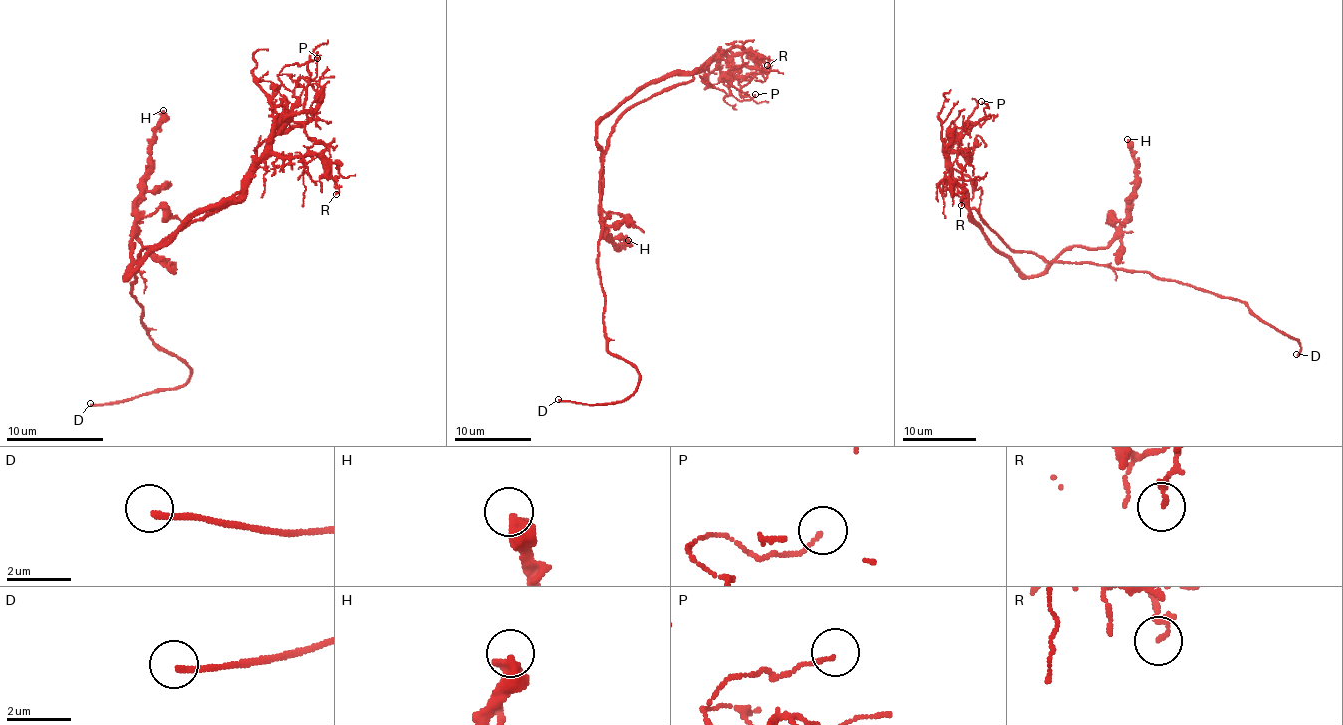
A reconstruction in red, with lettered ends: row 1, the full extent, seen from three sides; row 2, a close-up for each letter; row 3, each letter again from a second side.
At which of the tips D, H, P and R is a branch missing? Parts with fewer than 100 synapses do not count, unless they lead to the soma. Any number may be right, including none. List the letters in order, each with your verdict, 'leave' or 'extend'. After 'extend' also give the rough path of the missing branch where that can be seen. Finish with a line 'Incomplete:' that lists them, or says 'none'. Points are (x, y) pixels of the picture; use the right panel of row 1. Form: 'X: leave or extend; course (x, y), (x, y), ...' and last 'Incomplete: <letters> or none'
D: extend; course (1296, 354), (1305, 364), (1311, 365), (1331, 341)
H: leave
P: leave
R: leave
Incomplete: D

